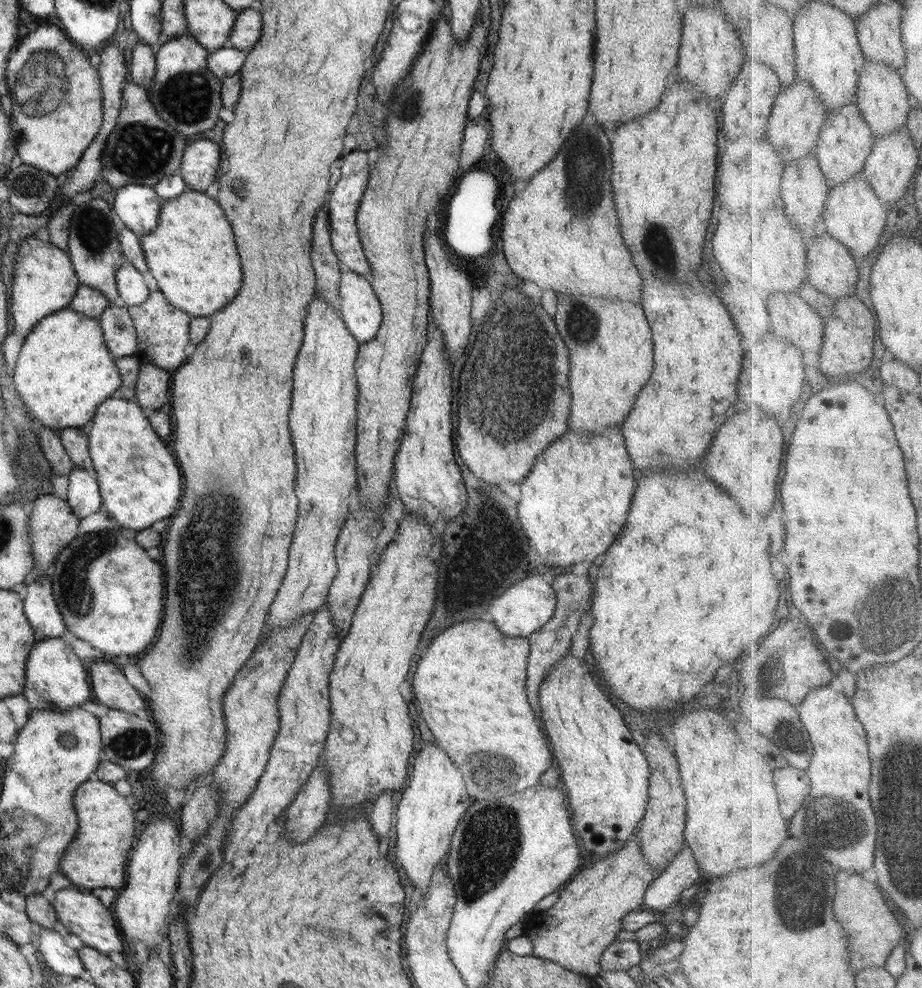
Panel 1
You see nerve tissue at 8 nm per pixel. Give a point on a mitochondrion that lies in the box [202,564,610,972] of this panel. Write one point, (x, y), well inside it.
(491, 842)

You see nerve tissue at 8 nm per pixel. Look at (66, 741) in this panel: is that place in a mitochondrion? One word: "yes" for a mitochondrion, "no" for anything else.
yes

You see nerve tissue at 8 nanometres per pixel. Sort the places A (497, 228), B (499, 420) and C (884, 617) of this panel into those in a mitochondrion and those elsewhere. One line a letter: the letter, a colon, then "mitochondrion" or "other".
A: other
B: mitochondrion
C: mitochondrion

